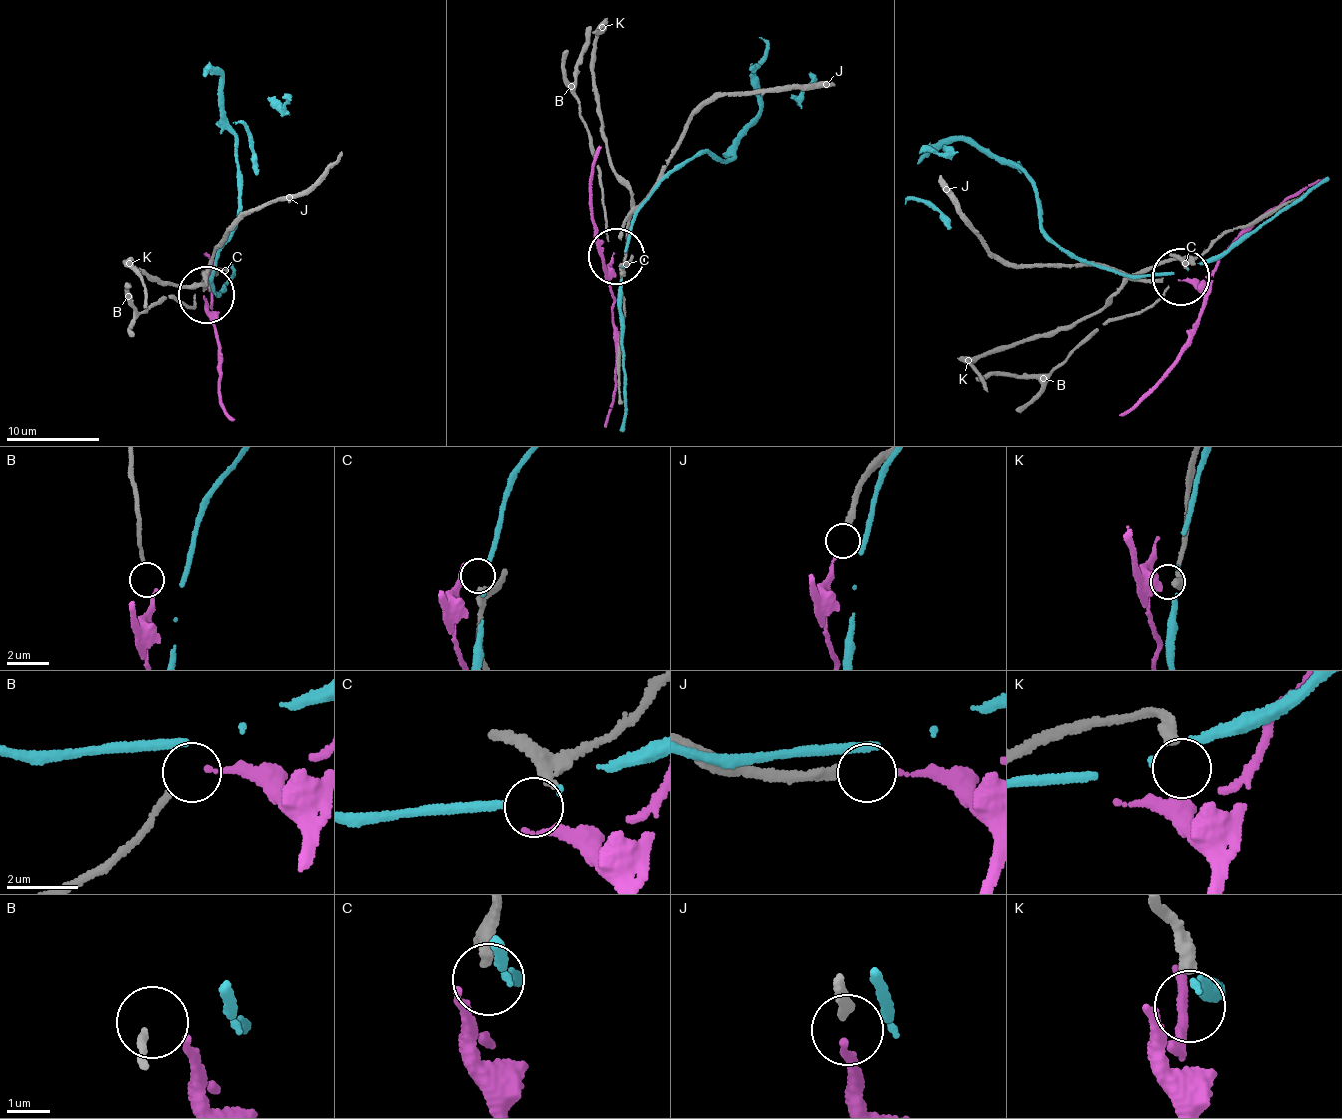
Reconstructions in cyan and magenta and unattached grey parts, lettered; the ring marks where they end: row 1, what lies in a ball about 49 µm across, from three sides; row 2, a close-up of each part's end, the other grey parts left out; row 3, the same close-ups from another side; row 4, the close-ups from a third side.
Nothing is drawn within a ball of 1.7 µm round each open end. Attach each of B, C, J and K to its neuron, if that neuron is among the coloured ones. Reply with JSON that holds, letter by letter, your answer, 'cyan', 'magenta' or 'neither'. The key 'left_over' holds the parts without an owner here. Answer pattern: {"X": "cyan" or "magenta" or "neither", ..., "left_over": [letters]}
{"B": "neither", "C": "neither", "J": "magenta", "K": "neither", "left_over": ["B", "C", "K"]}

